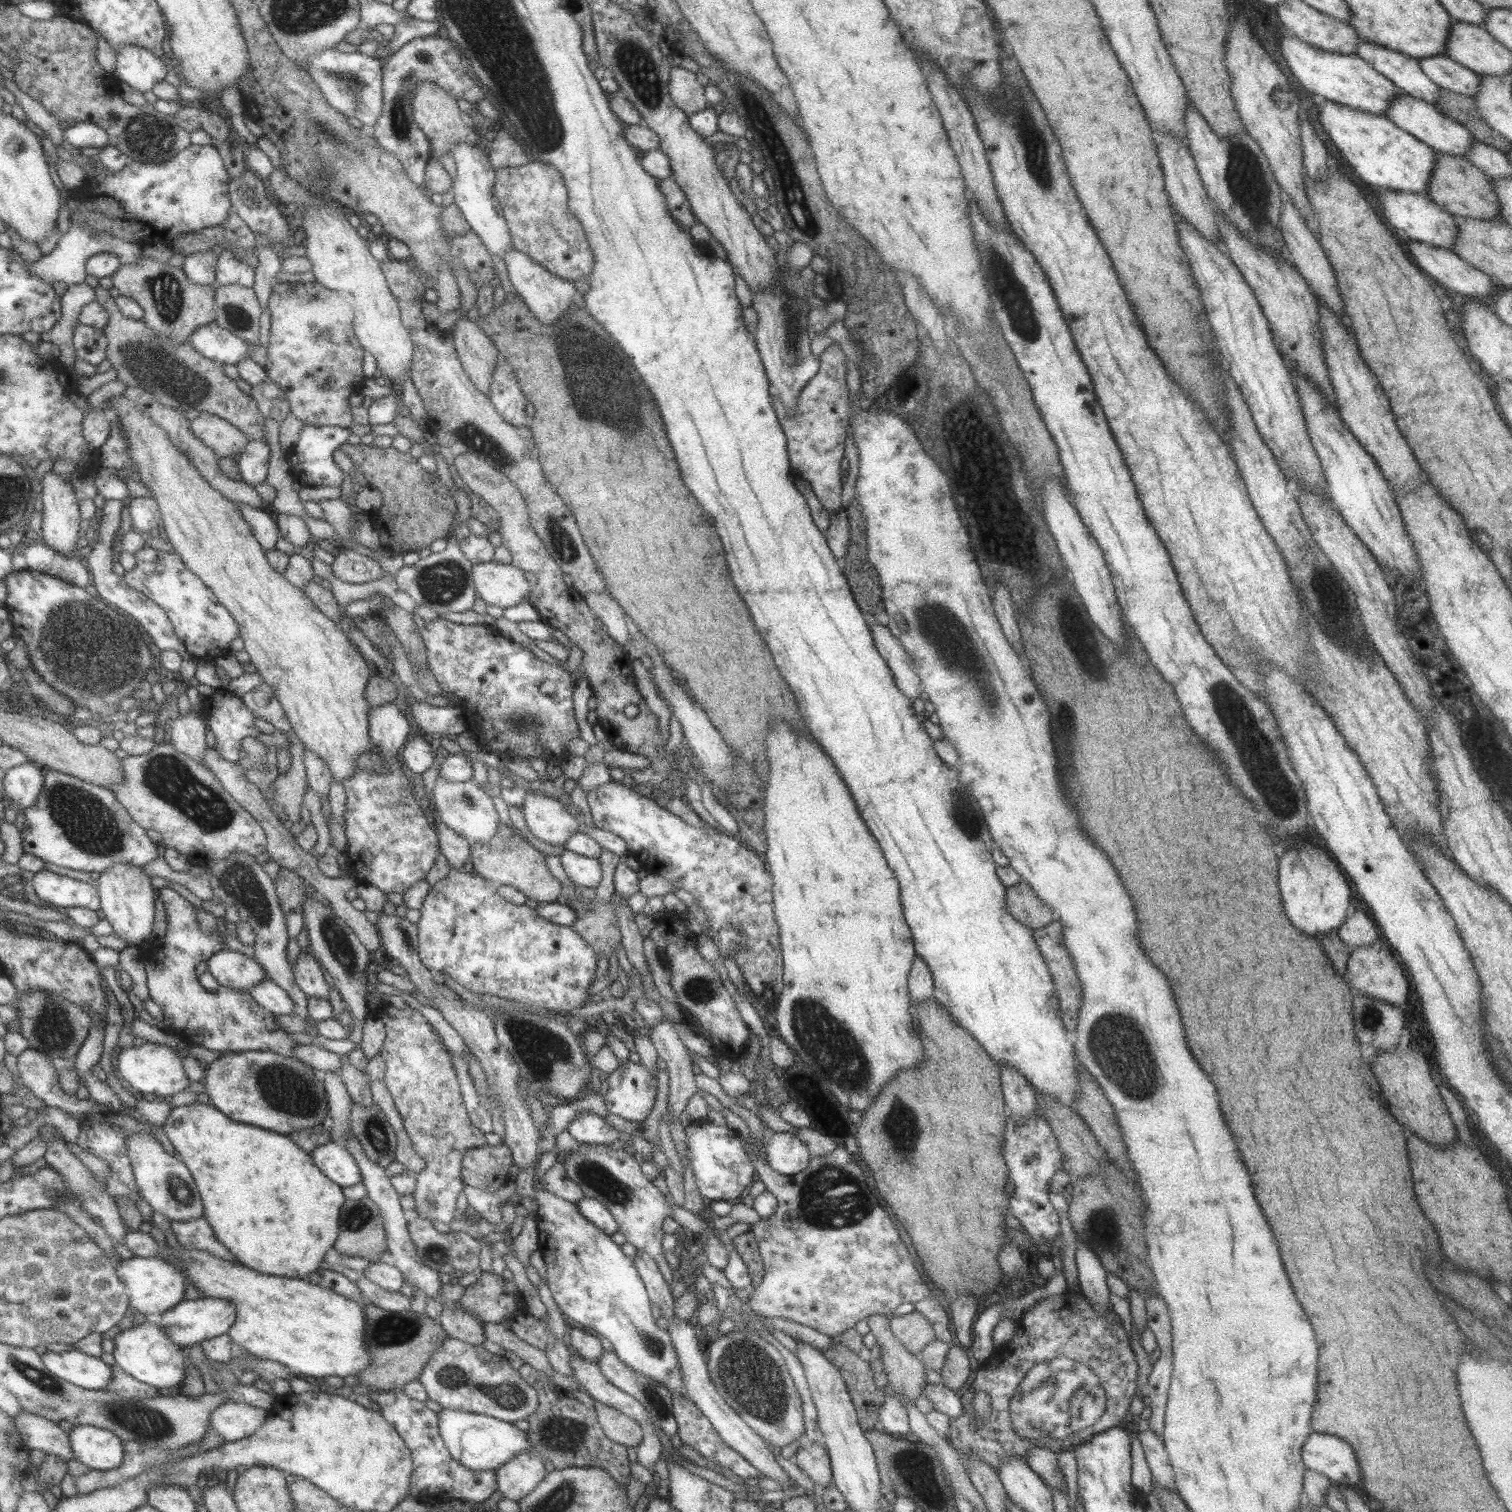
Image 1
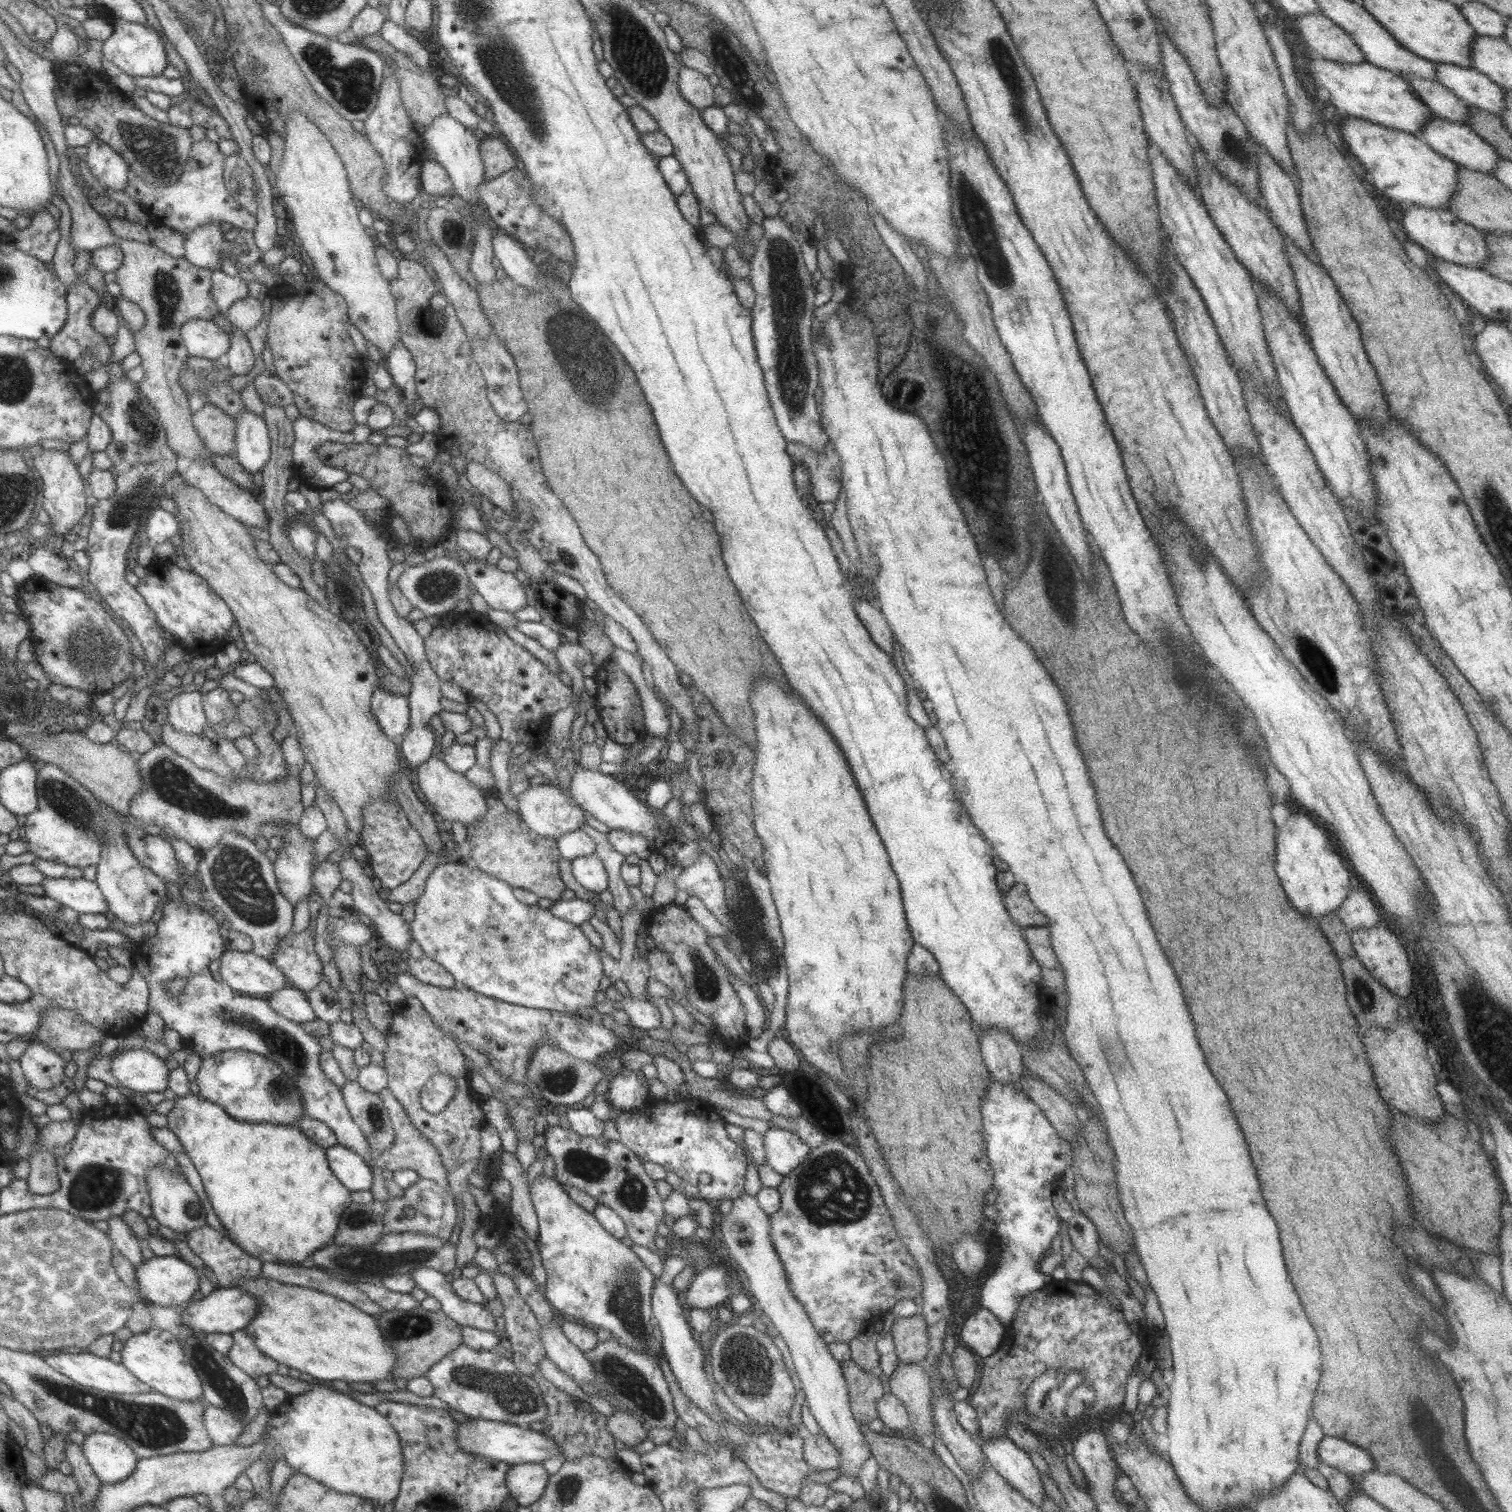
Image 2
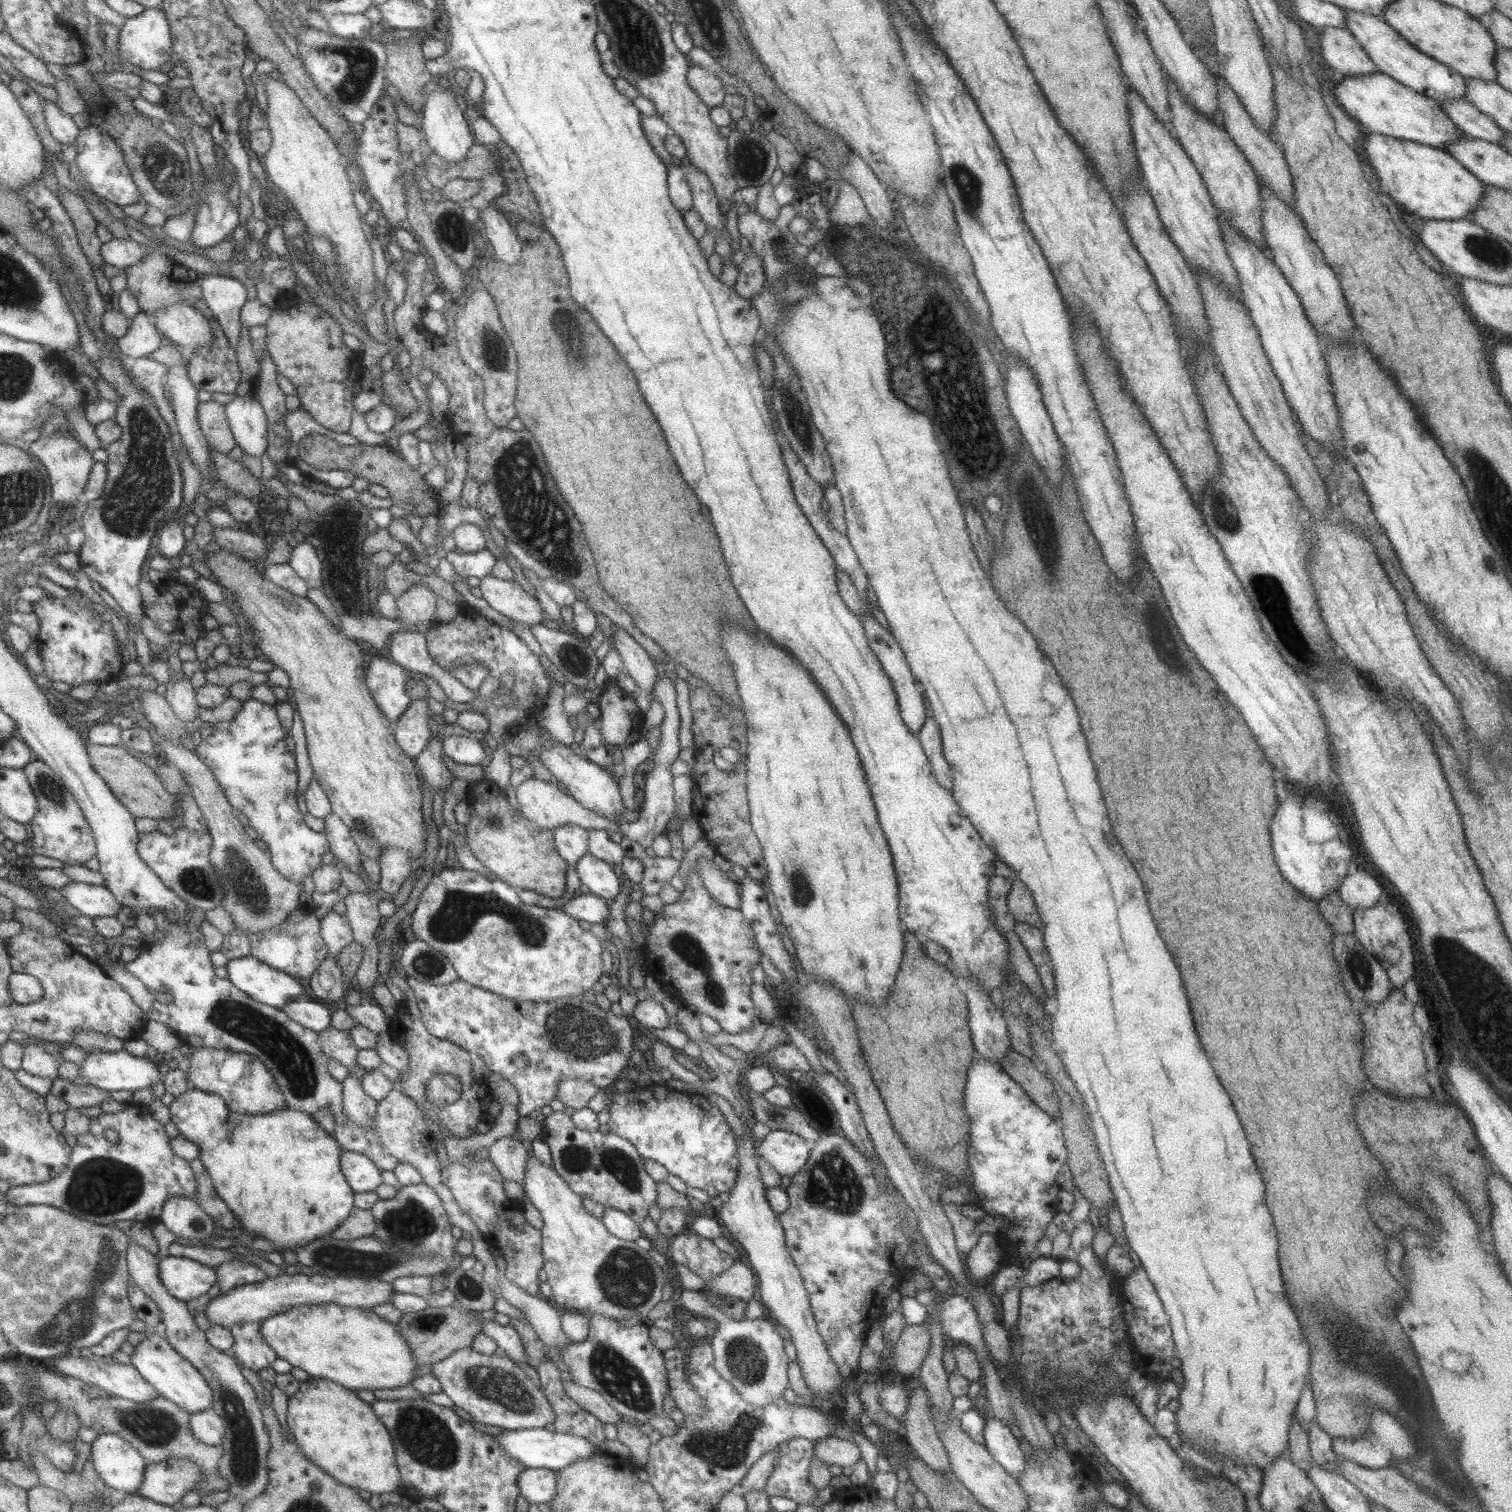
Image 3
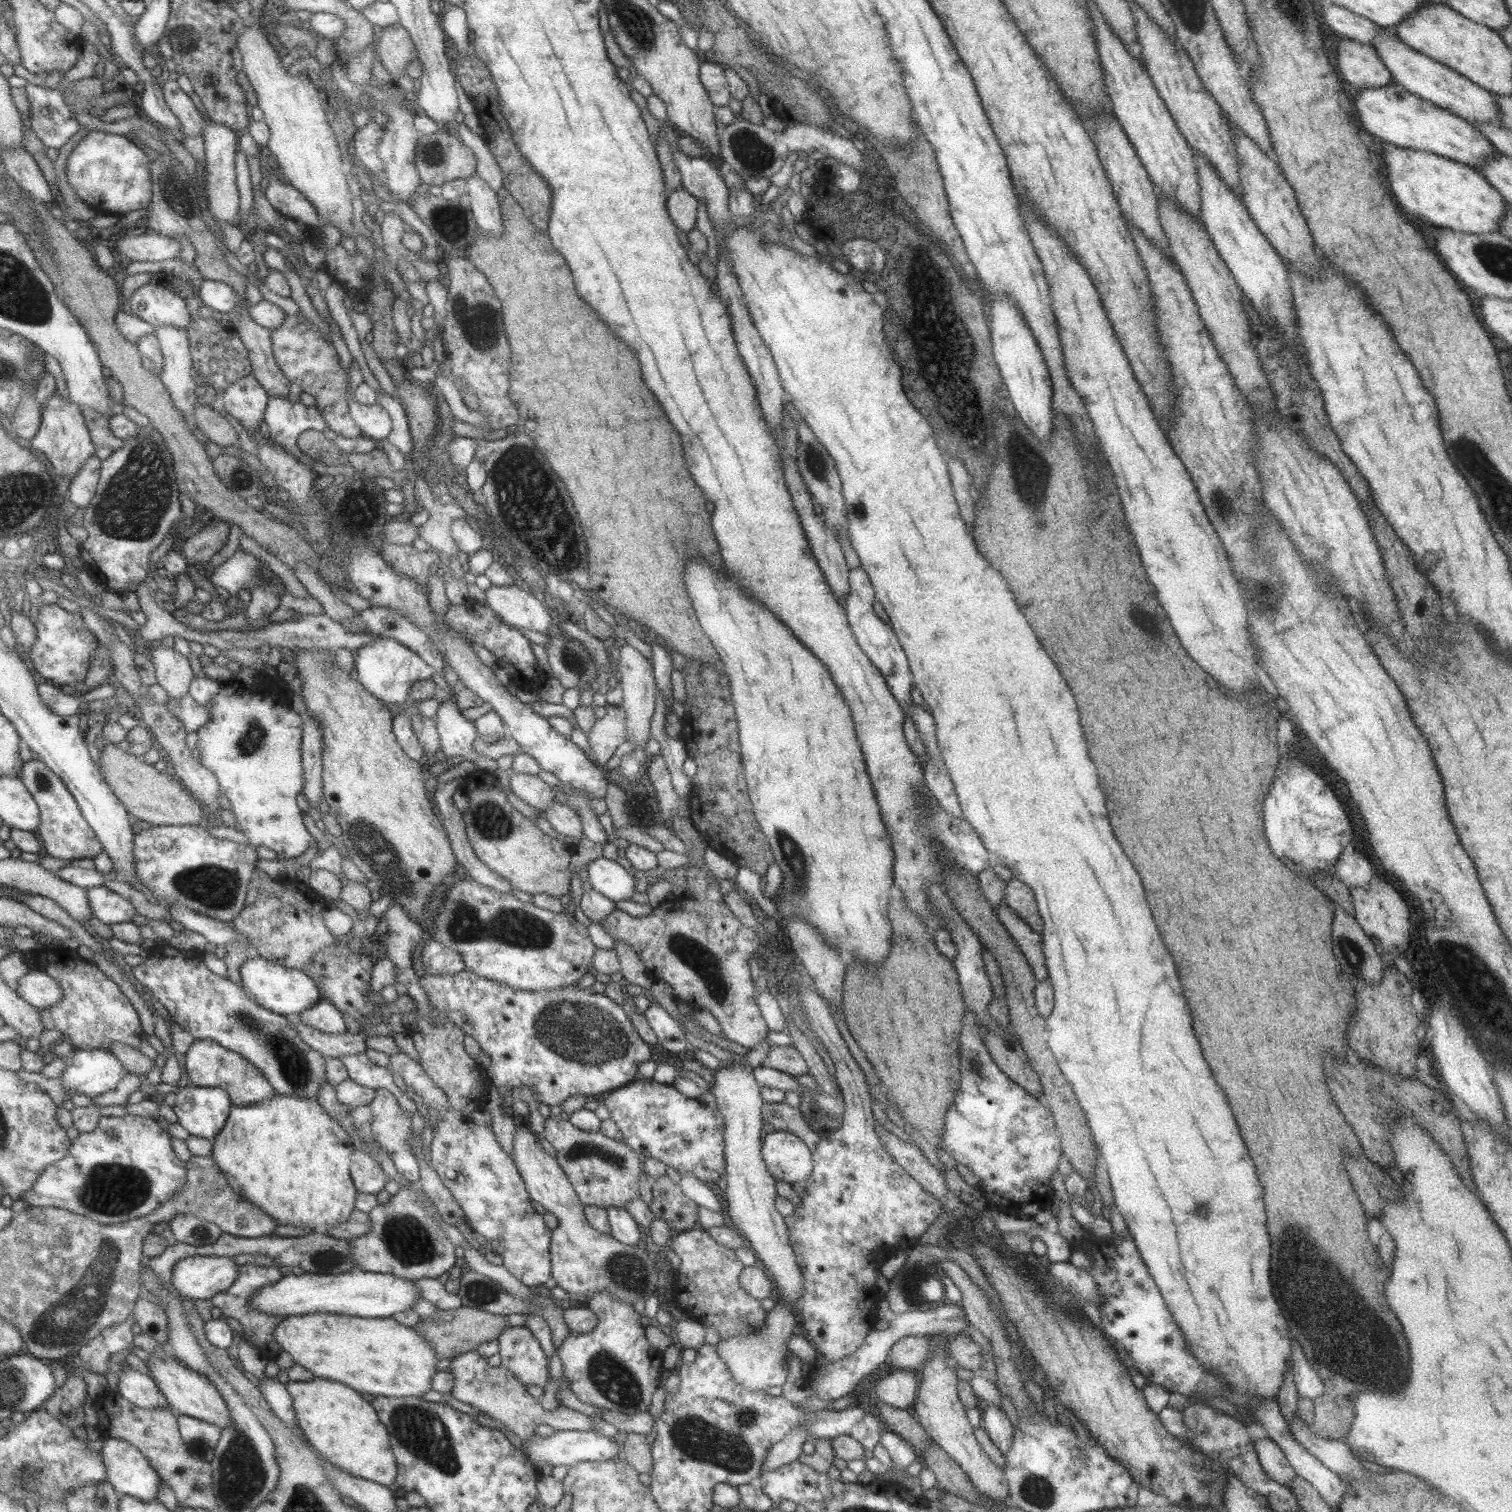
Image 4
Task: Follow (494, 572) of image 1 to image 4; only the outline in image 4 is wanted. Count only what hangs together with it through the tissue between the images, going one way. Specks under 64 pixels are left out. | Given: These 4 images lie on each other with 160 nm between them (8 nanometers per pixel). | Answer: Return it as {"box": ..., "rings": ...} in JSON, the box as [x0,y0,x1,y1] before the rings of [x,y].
{"box":[484,584,555,634],"rings":[[[519,584],[504,587],[490,585],[484,590],[484,593],[486,596],[486,605],[496,615],[500,616],[507,625],[545,634],[545,632],[547,632],[547,626],[555,620],[553,612],[547,609],[541,597]]]}

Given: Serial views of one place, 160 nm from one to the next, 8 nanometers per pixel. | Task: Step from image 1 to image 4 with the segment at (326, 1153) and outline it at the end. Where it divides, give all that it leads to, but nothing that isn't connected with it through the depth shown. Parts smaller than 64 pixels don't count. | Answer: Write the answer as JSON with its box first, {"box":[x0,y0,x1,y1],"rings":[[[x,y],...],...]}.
{"box":[349,1149,388,1195],"rings":[[[354,1149],[350,1160],[349,1175],[357,1193],[376,1195],[384,1188],[388,1178],[372,1156],[367,1156],[366,1152]]]}

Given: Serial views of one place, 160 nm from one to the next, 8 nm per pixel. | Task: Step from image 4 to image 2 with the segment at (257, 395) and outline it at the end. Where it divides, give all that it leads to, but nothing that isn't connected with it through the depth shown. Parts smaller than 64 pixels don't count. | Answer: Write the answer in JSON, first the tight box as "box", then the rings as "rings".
{"box":[233,410,270,475],"rings":[[[242,410],[235,418],[233,456],[252,475],[259,472],[270,457],[270,438],[263,417]]]}

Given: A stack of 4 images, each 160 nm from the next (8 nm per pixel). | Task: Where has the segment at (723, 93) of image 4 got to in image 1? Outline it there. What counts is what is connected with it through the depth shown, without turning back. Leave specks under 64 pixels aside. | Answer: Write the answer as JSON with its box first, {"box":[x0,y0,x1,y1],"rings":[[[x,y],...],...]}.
{"box":[668,67,710,115],"rings":[[[672,67],[669,71],[668,93],[675,106],[687,115],[710,107],[695,73],[686,68]]]}

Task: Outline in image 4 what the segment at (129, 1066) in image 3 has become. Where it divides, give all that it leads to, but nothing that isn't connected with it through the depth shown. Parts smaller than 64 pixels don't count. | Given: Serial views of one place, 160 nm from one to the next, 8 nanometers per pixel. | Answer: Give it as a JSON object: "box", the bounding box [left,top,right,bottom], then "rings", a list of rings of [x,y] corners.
{"box":[59,1049,129,1098],"rings":[[[78,1049],[72,1058],[66,1059],[66,1067],[59,1077],[63,1090],[80,1092],[90,1098],[101,1094],[106,1090],[113,1090],[124,1076],[127,1076],[129,1069],[125,1068],[122,1062],[114,1054],[103,1049]]]}

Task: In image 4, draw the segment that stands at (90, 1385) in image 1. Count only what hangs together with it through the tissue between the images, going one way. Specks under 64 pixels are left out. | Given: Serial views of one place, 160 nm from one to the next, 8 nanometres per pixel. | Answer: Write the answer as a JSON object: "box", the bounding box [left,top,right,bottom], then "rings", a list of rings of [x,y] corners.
{"box":[116,1367,169,1409],"rings":[[[131,1367],[118,1371],[116,1392],[135,1406],[152,1409],[169,1409],[165,1397],[153,1382],[153,1379]]]}

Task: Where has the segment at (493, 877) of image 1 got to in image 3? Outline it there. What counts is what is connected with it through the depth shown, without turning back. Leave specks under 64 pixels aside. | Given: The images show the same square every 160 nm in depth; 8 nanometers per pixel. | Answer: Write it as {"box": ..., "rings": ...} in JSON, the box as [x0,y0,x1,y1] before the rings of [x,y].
{"box":[463,779,567,900],"rings":[[[489,779],[471,784],[469,790],[471,790],[469,804],[471,804],[472,811],[467,825],[463,827],[463,832],[466,843],[476,860],[479,860],[489,872],[492,872],[495,878],[510,884],[512,887],[533,891],[554,900],[561,897],[566,888],[565,870],[567,870],[567,863],[556,851],[552,831],[538,828],[533,822],[523,818],[518,810],[513,809],[507,803],[504,791],[493,784],[493,781],[489,782]]]}

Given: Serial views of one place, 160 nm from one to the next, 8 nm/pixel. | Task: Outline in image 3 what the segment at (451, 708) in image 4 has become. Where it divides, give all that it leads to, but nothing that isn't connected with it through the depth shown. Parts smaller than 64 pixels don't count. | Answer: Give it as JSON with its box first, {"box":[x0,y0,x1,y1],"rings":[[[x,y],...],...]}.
{"box":[441,736,487,765],"rings":[[[449,736],[441,739],[442,752],[453,762],[463,765],[480,765],[487,756],[483,742],[465,736]]]}

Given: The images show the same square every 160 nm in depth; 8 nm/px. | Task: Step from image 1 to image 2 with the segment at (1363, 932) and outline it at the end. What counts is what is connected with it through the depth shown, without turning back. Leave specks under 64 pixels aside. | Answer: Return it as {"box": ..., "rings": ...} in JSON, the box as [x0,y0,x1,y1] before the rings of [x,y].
{"box":[1336,886,1383,932],"rings":[[[1361,886],[1345,897],[1336,910],[1345,928],[1351,932],[1356,928],[1371,928],[1383,918],[1380,907],[1368,890]]]}

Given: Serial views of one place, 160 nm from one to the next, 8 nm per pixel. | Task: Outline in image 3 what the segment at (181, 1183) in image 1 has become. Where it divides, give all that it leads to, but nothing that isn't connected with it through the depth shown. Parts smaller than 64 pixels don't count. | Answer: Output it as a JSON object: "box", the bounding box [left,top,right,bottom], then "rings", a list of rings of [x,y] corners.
{"box":[156,1196,214,1241],"rings":[[[171,1196],[161,1207],[156,1221],[165,1225],[175,1238],[196,1241],[213,1238],[214,1224],[195,1199]]]}

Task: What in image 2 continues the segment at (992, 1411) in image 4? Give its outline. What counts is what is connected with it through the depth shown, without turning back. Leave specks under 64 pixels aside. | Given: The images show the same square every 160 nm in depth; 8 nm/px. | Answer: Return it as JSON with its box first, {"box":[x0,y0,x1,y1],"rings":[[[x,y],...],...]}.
{"box":[980,1437,1044,1509],"rings":[[[1007,1437],[985,1441],[980,1447],[991,1468],[1023,1498],[1041,1509],[1044,1501],[1043,1485],[1029,1455]]]}

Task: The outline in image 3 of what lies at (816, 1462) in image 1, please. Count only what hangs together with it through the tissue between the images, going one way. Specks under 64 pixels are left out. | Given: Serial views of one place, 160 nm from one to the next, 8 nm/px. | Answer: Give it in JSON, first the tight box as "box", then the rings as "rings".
{"box":[811,1435,860,1467],"rings":[[[830,1435],[814,1440],[811,1458],[819,1459],[823,1464],[853,1467],[860,1459],[859,1448],[853,1442]]]}

